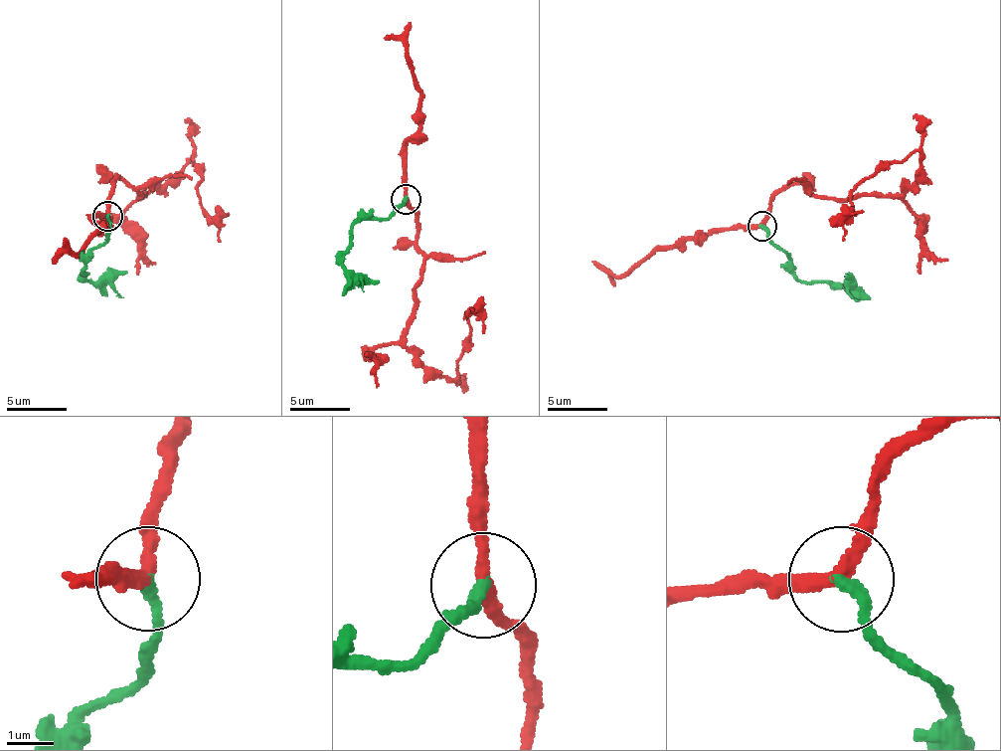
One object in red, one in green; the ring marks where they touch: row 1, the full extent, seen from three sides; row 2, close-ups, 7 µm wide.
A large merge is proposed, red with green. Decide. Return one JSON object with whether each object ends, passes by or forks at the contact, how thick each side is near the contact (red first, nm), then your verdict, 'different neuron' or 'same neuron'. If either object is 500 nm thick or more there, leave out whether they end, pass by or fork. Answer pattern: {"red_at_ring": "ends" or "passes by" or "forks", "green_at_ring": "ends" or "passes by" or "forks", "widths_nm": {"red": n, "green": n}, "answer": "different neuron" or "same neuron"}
{"red_at_ring": "passes by", "green_at_ring": "ends", "widths_nm": {"red": 260, "green": 240}, "answer": "same neuron"}

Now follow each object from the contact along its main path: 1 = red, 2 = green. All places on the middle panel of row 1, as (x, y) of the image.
1: (405, 199), (412, 207), (422, 264), (406, 344), (436, 374), (452, 378), (469, 331), (464, 311), (474, 309)
2: (405, 199), (400, 208), (382, 219), (365, 218), (353, 227), (343, 266), (380, 282)

